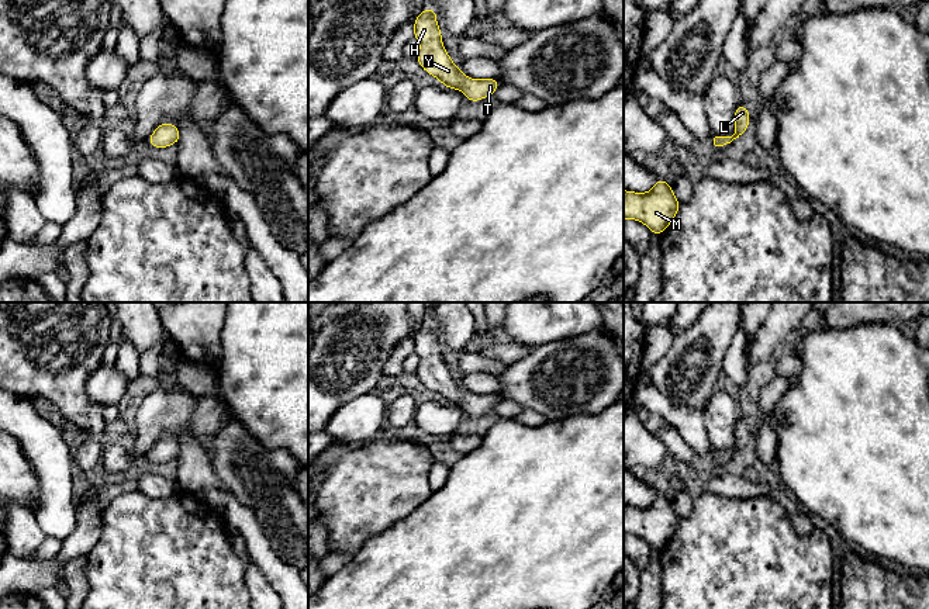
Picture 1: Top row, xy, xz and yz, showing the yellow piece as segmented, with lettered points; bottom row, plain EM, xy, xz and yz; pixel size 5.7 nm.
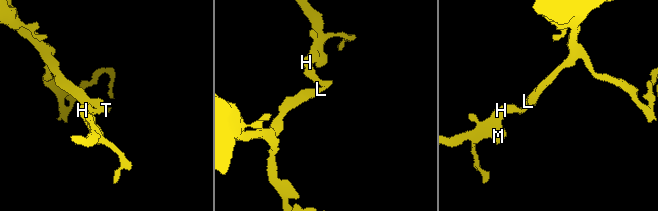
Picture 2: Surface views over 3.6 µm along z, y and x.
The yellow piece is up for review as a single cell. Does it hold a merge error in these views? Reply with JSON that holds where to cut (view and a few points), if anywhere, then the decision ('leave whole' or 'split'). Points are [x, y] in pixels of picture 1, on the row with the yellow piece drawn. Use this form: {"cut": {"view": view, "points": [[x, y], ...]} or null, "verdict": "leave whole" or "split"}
{"cut": null, "verdict": "leave whole"}

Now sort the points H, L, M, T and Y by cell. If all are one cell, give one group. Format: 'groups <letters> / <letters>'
groups H L M T Y

